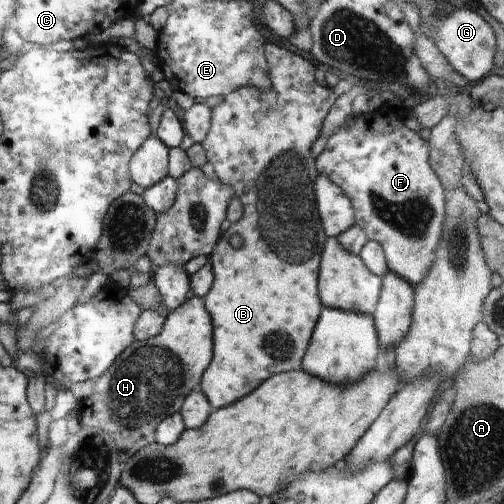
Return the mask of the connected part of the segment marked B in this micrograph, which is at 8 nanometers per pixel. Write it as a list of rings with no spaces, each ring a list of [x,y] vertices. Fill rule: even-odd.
[[[266,43],[265,57],[267,58],[271,78],[271,88],[262,91],[256,87],[242,87],[224,96],[224,102],[211,110],[211,127],[202,142],[207,160],[214,166],[216,176],[220,181],[229,185],[233,190],[233,196],[238,198],[243,206],[243,215],[240,217],[240,220],[233,222],[228,230],[222,232],[214,250],[211,252],[210,256],[208,256],[212,263],[215,277],[214,286],[212,286],[212,290],[206,293],[203,301],[206,310],[210,313],[212,326],[214,327],[213,357],[208,368],[203,372],[201,390],[207,396],[212,410],[235,403],[237,400],[245,397],[249,392],[252,392],[260,383],[269,379],[272,375],[300,369],[303,356],[310,344],[314,327],[318,322],[323,307],[319,297],[317,280],[319,277],[321,254],[328,236],[323,230],[319,210],[316,210],[315,180],[319,172],[315,167],[316,157],[311,150],[315,145],[316,139],[320,136],[325,116],[328,114],[328,111],[331,109],[331,106],[338,96],[331,87],[322,86],[316,81],[316,77],[314,77],[314,72],[316,72],[317,69],[316,64],[307,61],[302,56],[292,53],[286,48]],[[234,234],[242,236],[244,244],[242,244],[241,248],[234,248],[230,243],[230,238],[232,238]]]

